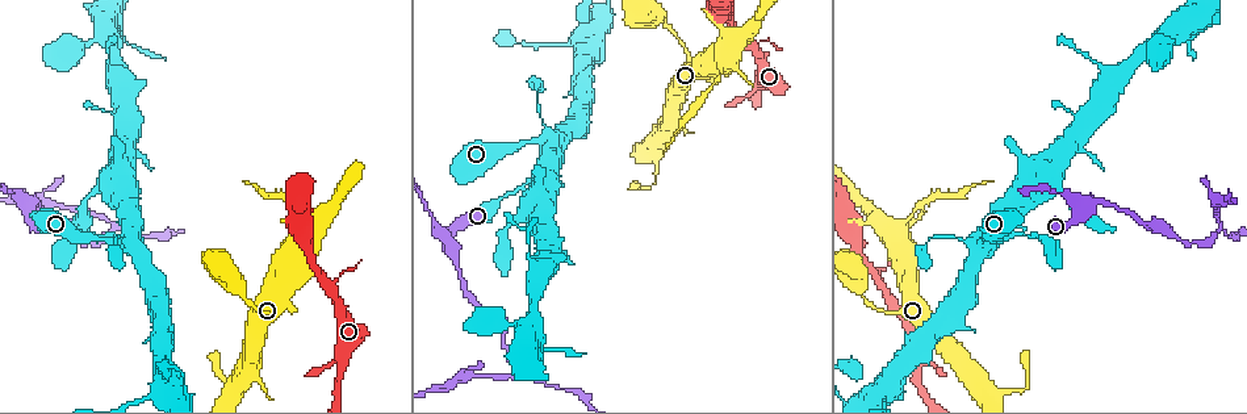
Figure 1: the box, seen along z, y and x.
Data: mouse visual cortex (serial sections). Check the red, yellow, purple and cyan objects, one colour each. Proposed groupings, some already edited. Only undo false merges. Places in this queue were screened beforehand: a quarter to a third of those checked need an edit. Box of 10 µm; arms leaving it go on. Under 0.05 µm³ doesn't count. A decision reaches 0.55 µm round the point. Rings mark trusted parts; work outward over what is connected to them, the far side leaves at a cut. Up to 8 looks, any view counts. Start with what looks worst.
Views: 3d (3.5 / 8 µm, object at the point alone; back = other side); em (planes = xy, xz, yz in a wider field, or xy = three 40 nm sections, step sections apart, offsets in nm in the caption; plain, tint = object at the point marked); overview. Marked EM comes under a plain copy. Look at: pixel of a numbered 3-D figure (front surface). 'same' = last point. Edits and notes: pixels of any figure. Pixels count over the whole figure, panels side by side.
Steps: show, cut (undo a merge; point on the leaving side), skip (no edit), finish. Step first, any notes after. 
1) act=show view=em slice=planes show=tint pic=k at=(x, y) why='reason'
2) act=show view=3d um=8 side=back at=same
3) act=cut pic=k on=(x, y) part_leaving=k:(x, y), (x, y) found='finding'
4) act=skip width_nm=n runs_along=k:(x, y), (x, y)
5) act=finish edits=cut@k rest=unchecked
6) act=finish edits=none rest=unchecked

act=show view=3d um=8 side=back pic=1 at=(903, 223) why='small branch off a trunk'

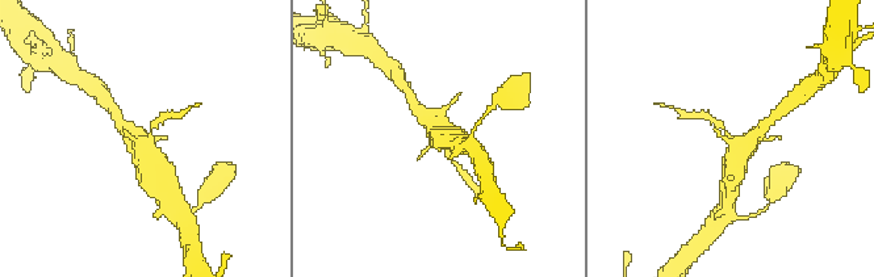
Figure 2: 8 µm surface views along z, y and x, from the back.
act=show view=em slice=xy step=1 show=tint at=same

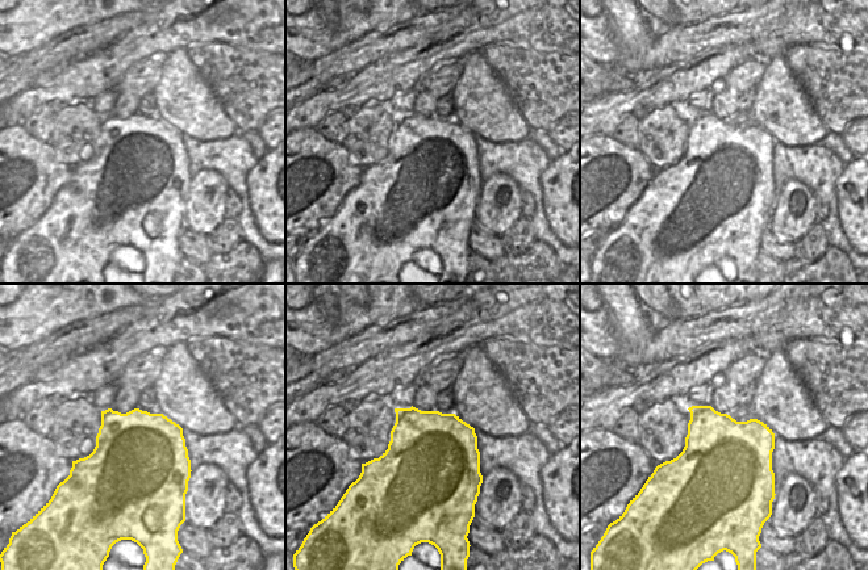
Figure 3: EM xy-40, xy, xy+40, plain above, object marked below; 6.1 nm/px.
act=cut pic=2 on=(163, 116) part_leaving=2:(150, 127), (160, 117), (182, 114) found='two cells meet here'

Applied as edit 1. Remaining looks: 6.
act=show view=overview

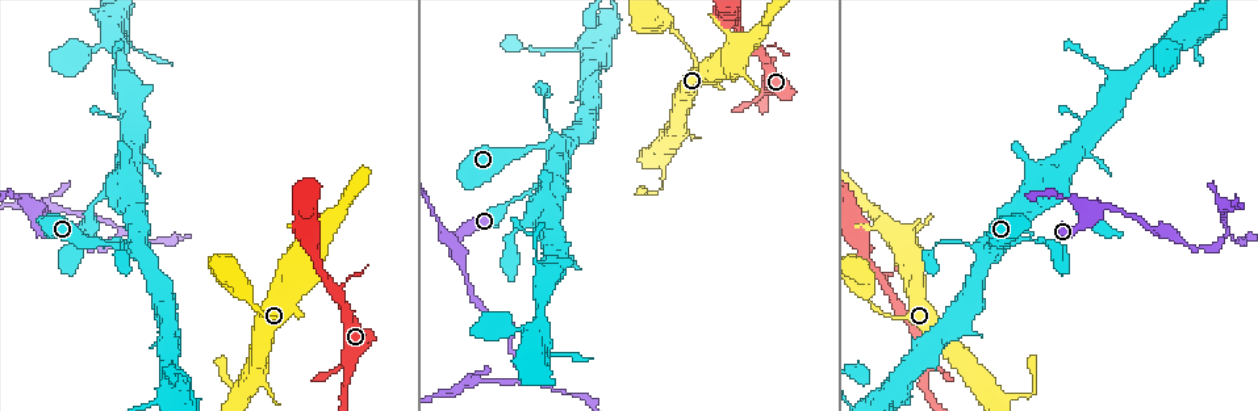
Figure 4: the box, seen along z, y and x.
act=show view=3d um=3.5 pic=4 at=(32, 218)

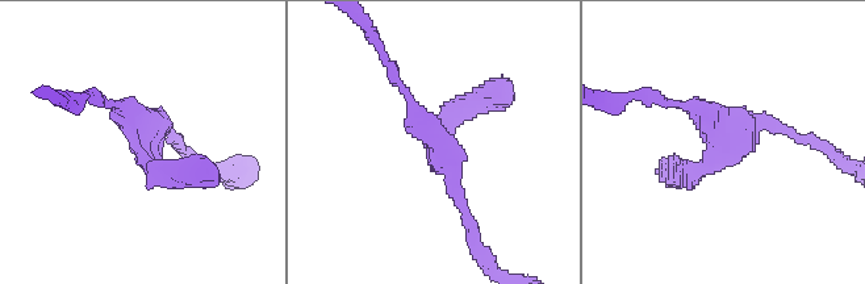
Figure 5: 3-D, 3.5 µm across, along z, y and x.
act=show view=em slice=xy step=2 show=tint pic=5 at=(437, 148)

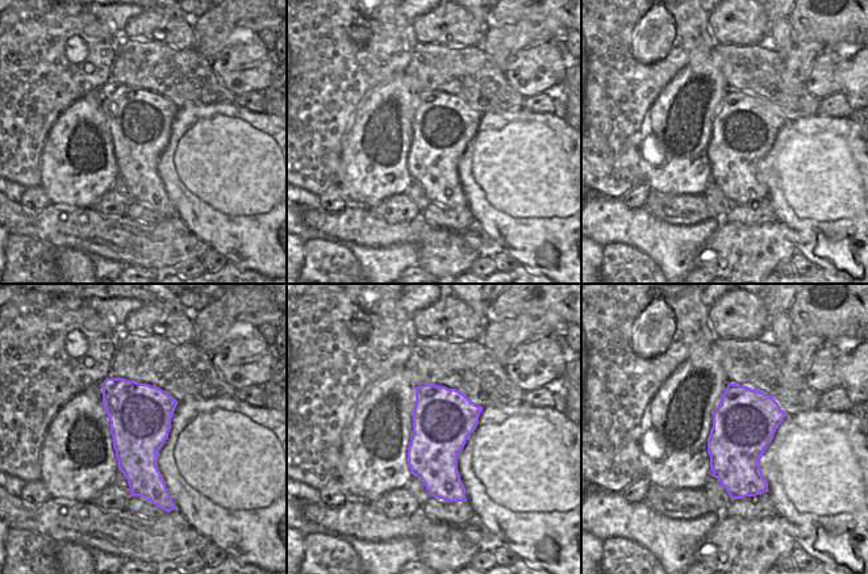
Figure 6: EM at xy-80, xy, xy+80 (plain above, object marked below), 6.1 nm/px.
act=skip arm_widths_nm=150,200,250 runs_along=5:(677, 172), (748, 124), (802, 141) found='continuous, no second cell'

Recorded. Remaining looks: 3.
act=show view=3d um=3.5 pic=4 at=(1226, 233) why='a fork'

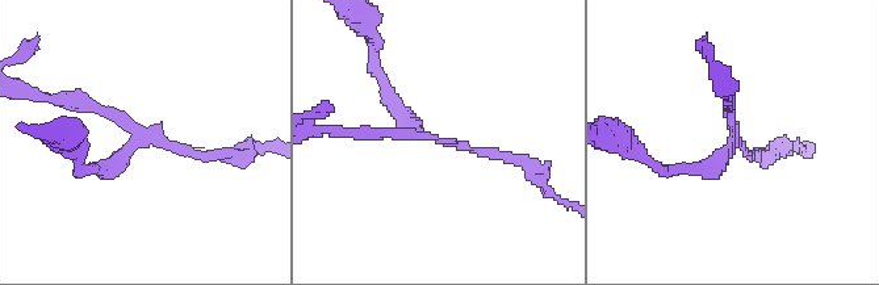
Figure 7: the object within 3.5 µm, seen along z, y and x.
act=show view=em slice=xy step=3 show=tint pic=7 at=(427, 135) why='now the EM'

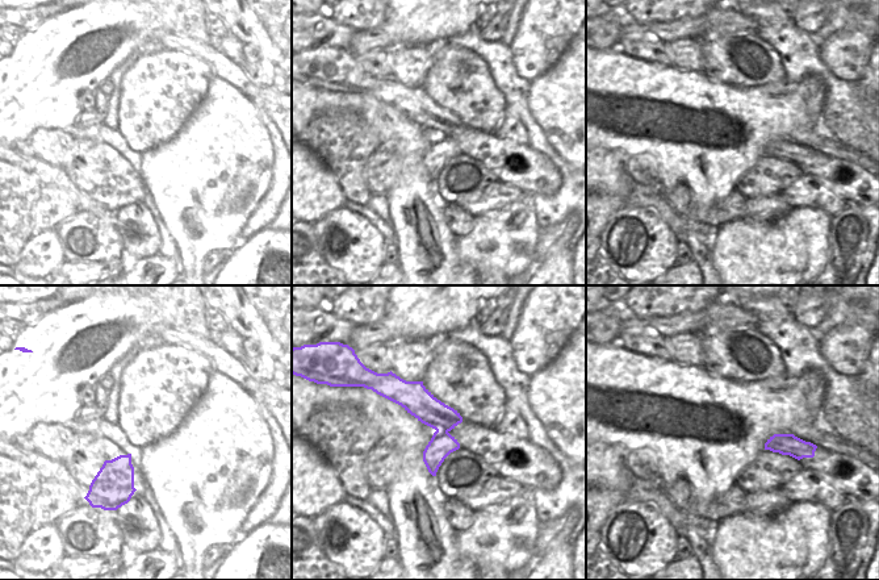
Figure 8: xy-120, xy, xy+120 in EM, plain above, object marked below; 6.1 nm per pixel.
act=show view=em slice=xy step=5 show=tint at=same

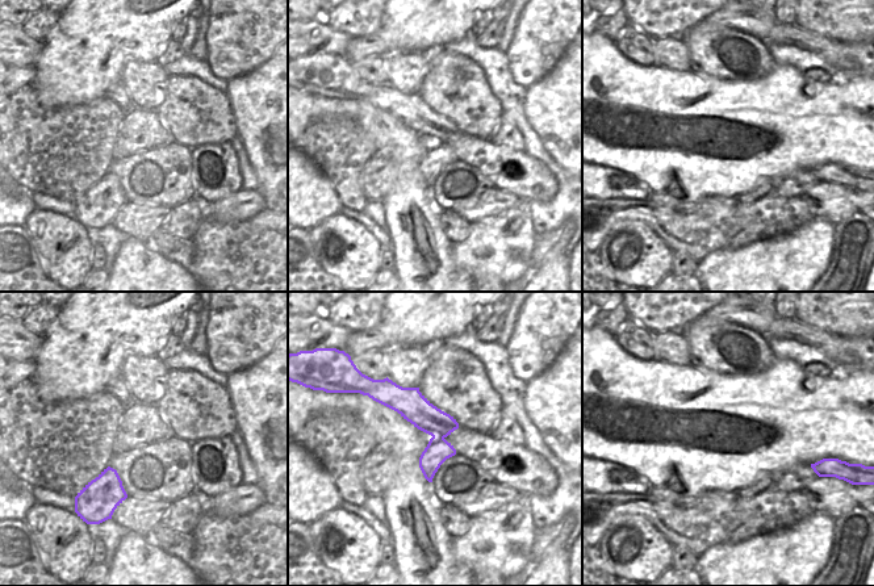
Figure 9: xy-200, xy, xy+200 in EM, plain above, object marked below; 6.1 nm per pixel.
act=cut pic=7 on=(392, 131) arms=3 part_leaving=7:(427, 135), (326, 129) found='a second cell is stuck on'

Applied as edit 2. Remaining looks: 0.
act=finish edits=cut@2,cut@7 rest=unchecked

